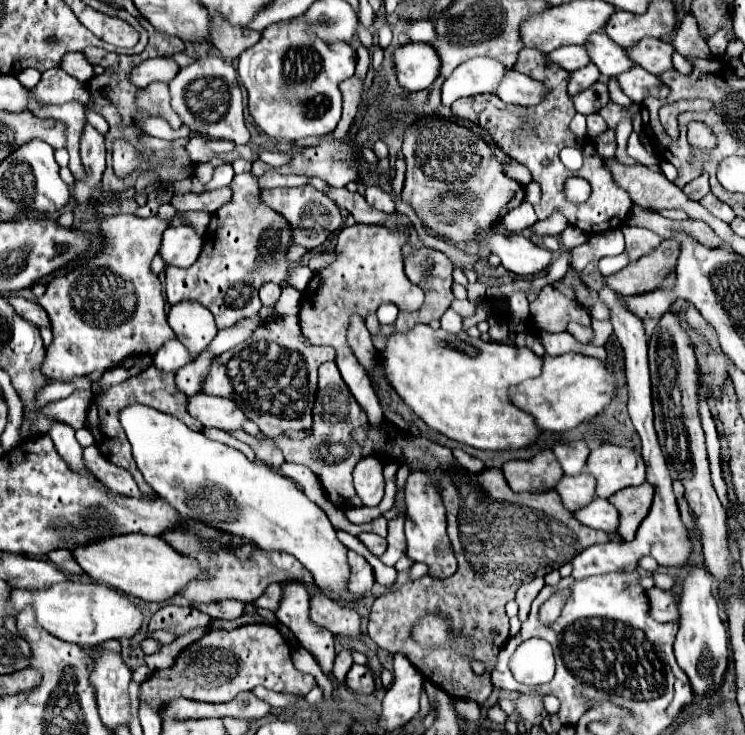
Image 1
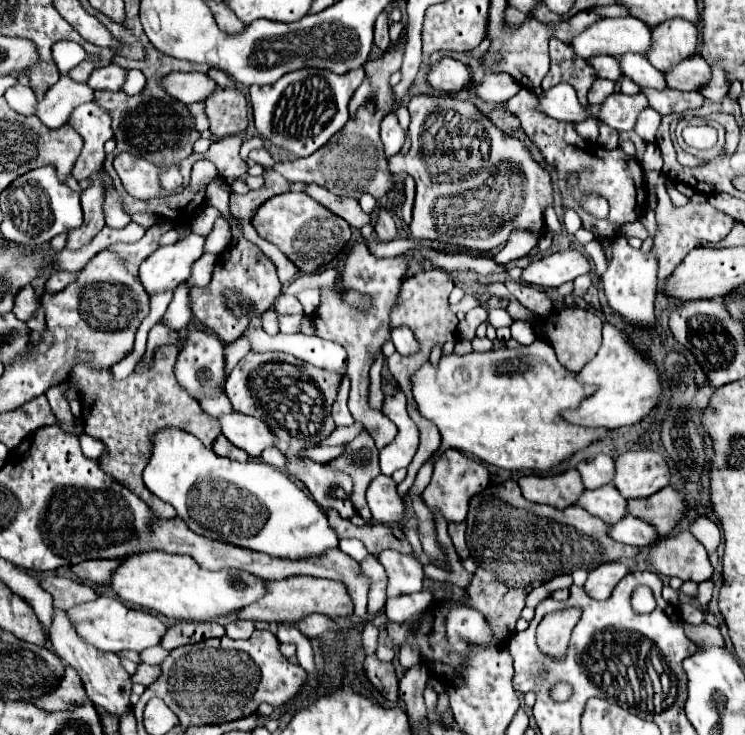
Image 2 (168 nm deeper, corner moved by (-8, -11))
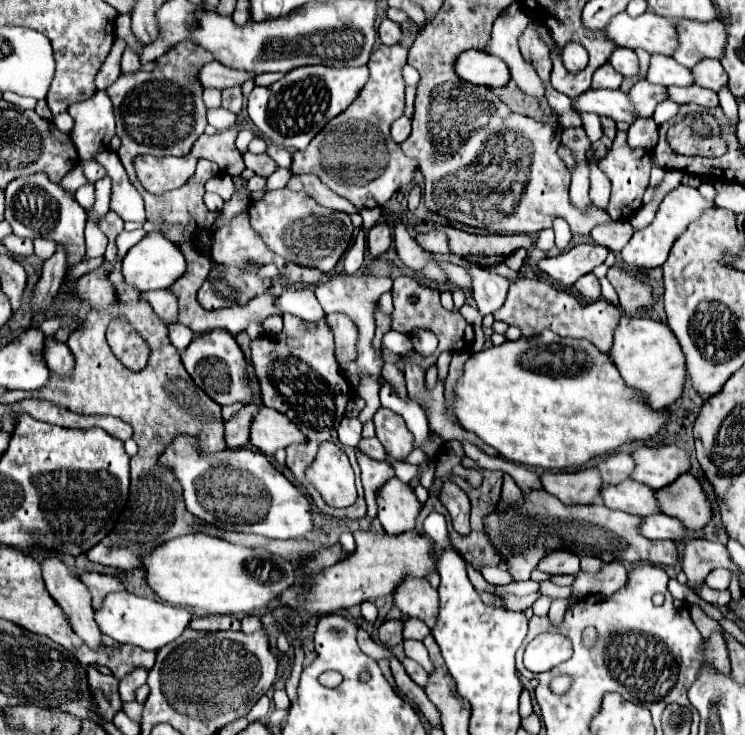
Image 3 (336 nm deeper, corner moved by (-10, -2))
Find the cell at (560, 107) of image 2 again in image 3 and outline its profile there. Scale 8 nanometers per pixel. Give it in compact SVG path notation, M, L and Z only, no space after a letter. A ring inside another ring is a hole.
M587 90L573 100L573 108L581 112L595 112L599 116L609 116L615 122L623 120L633 124L637 120L631 100L621 90Z

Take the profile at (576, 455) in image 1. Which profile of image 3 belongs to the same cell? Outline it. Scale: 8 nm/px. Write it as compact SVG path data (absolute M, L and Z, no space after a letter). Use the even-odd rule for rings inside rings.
M617 452L613 456L607 456L603 462L599 462L597 468L601 470L603 484L619 484L619 482L625 482L631 478L635 462L629 454Z

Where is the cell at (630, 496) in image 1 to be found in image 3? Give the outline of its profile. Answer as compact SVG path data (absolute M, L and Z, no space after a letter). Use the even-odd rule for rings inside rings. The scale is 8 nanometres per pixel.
M683 474L667 488L657 490L657 500L663 514L679 518L689 530L701 530L713 518L711 502L693 474Z

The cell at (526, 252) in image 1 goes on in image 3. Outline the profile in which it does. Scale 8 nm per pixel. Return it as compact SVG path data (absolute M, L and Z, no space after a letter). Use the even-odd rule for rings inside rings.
M577 244L567 252L557 256L547 256L539 262L539 268L547 272L553 280L563 286L573 286L583 274L593 272L595 266L603 264L609 254L609 248L599 244Z

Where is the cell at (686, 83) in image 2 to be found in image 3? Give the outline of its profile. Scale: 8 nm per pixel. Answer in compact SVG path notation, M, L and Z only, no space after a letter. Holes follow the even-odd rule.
M703 60L691 72L695 76L695 82L703 88L719 92L727 86L727 72L723 70L719 60Z

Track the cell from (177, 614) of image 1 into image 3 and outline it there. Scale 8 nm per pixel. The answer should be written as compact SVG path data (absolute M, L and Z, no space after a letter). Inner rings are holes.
M209 614L201 618L193 618L189 624L193 630L201 632L215 632L215 630L241 630L241 620L237 616L219 616L219 614Z

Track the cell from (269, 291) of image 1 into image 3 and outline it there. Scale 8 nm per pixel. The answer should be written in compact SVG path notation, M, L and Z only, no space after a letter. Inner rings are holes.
M283 290L283 294L275 298L275 306L283 314L293 314L307 322L317 322L325 318L325 312L319 306L313 290Z

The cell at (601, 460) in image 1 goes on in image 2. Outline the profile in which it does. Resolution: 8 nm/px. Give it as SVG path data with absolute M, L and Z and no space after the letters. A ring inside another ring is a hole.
M627 451L615 459L613 485L625 499L649 497L669 483L669 467L655 451Z

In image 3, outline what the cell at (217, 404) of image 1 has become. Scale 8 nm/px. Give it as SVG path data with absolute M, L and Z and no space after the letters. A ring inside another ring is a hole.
M263 408L251 424L251 444L263 454L275 454L279 448L287 448L297 442L307 442L303 432L283 414L271 408Z

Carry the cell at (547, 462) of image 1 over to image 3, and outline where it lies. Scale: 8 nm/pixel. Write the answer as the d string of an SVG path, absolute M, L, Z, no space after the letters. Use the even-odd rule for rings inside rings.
M585 468L579 472L543 472L543 488L557 496L563 504L595 504L599 500L599 490L603 480L597 468Z

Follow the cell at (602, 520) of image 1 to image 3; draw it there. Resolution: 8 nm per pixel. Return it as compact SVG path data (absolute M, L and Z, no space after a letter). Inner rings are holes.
M665 514L647 516L643 518L643 526L641 526L641 534L653 540L685 540L687 532L689 530L683 526L683 522Z

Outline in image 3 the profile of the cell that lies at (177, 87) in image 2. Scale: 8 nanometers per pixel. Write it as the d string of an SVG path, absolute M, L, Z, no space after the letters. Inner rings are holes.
M209 62L207 66L201 68L199 80L205 88L231 88L231 86L241 86L247 80L253 80L255 74L247 74L247 70L231 70L229 66L223 66L221 62Z

